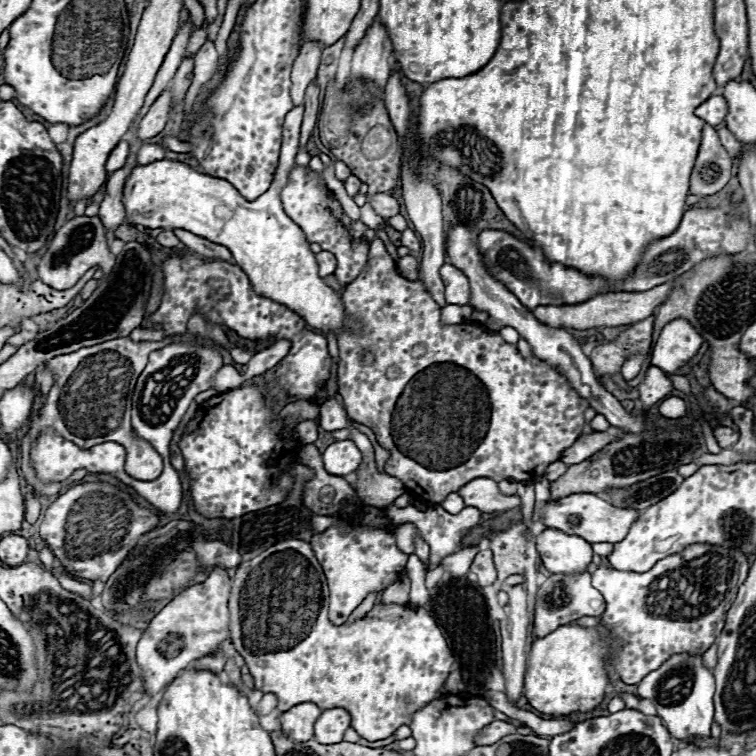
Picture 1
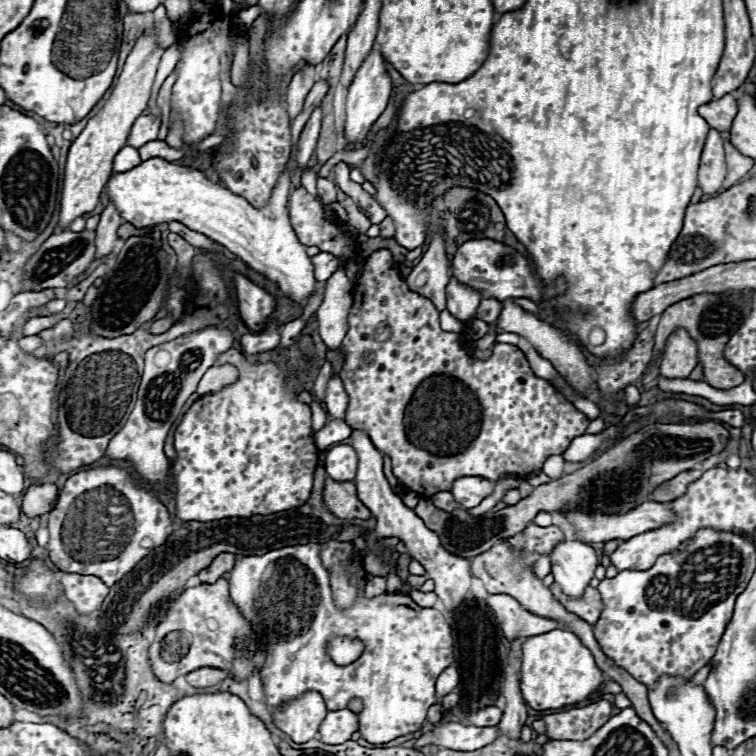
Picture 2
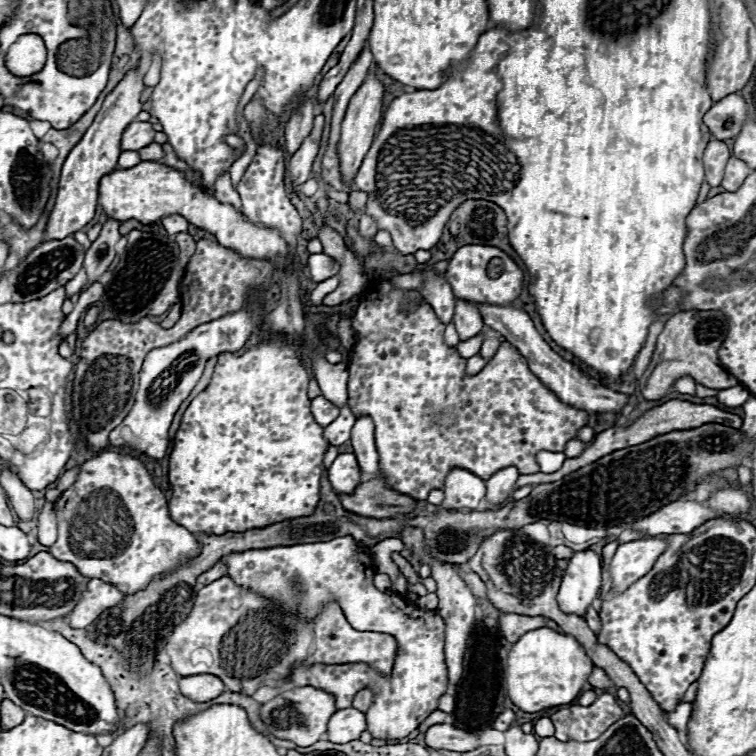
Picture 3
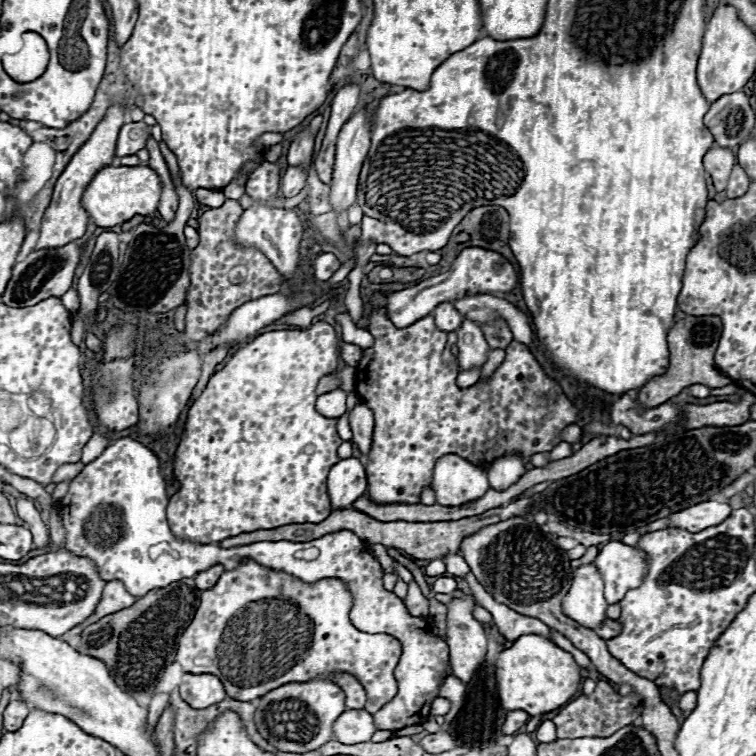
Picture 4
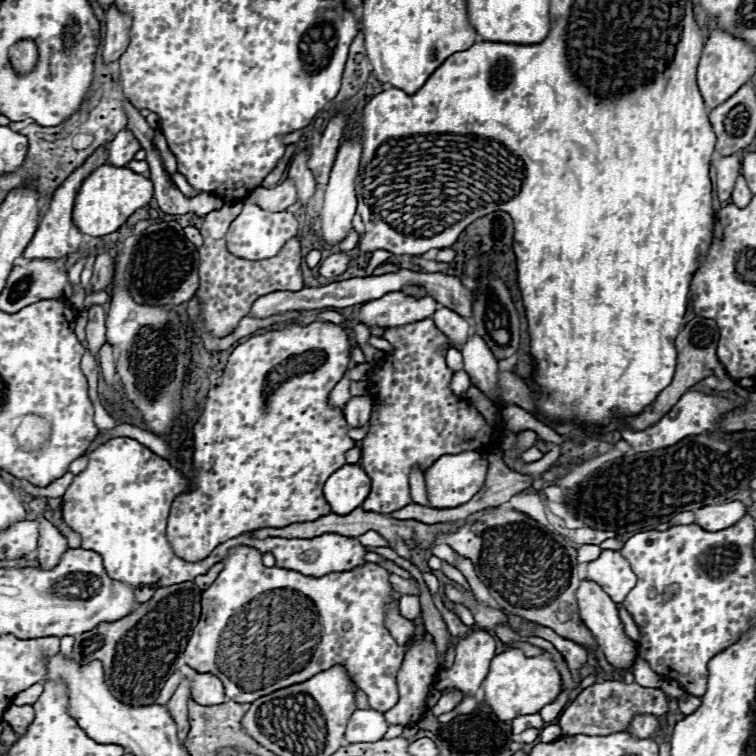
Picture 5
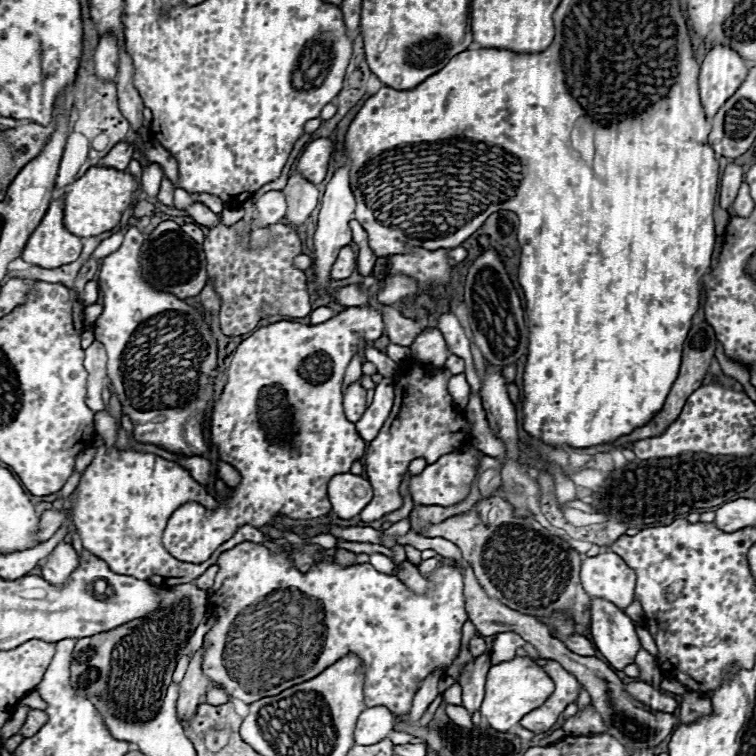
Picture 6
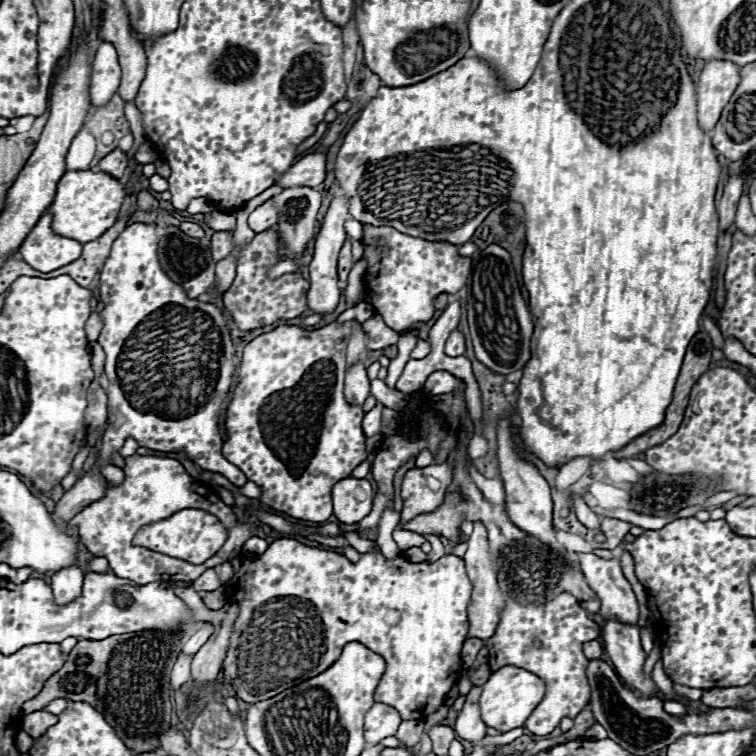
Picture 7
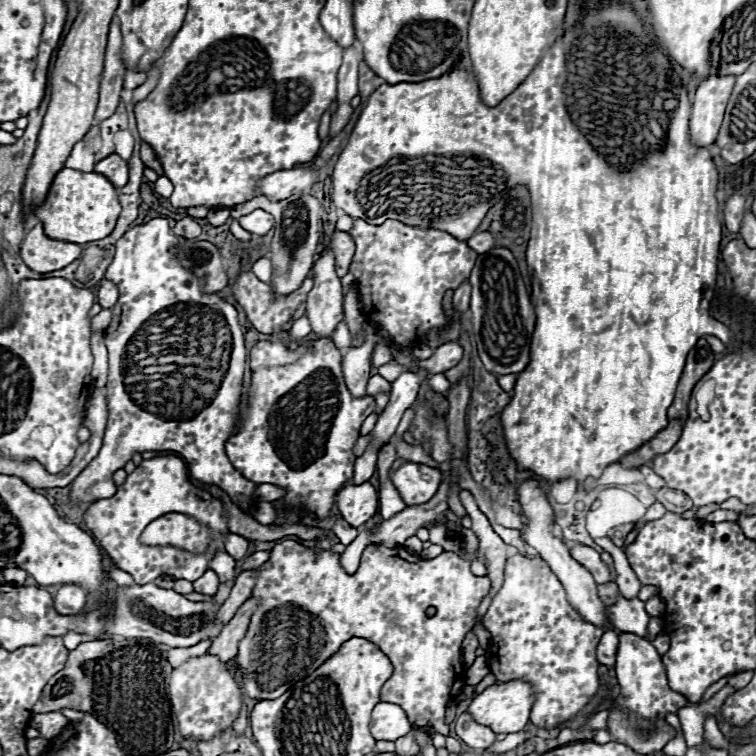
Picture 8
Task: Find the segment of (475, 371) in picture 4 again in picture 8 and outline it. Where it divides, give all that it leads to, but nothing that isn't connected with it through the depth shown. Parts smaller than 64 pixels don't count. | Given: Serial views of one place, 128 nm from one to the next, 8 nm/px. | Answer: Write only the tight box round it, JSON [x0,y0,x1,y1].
[428,374,450,394]

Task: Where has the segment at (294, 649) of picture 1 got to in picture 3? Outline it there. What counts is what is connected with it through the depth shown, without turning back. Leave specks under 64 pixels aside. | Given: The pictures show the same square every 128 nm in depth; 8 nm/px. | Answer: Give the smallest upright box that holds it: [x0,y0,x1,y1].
[222,536,448,740]

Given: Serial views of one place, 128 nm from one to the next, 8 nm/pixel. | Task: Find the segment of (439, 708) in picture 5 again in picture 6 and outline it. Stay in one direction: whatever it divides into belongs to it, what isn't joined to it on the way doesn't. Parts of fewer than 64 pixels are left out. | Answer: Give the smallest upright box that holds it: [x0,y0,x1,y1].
[442,684,462,706]

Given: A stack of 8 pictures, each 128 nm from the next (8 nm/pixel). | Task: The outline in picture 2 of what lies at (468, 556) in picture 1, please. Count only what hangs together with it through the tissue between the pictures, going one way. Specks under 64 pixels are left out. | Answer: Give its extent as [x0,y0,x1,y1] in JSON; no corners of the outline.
[352,430,472,612]

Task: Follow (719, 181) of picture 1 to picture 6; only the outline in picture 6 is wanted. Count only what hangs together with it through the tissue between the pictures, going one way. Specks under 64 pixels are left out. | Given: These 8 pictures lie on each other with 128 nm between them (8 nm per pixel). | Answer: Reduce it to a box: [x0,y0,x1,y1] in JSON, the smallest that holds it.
[720,162,744,210]

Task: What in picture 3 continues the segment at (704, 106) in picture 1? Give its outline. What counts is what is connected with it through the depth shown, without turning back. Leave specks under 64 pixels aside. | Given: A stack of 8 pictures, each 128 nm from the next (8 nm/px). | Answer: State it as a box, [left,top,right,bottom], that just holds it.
[704,94,746,140]

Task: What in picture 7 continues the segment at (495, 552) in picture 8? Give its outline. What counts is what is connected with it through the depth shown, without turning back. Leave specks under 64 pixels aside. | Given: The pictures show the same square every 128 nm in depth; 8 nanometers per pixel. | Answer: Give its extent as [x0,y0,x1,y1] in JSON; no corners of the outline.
[464,522,506,638]

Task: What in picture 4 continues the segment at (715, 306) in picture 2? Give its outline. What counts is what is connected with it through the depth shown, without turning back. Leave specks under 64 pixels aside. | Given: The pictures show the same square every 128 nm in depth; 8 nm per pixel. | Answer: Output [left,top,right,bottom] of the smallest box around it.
[638,316,732,408]

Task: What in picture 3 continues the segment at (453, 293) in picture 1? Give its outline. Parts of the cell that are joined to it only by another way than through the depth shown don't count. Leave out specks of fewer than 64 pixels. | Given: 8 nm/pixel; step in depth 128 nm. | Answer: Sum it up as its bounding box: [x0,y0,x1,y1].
[452,300,484,340]

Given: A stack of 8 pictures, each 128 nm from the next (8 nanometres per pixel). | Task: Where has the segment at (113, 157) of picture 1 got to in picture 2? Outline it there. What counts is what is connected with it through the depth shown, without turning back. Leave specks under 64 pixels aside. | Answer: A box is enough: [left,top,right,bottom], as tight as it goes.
[112,146,142,172]

